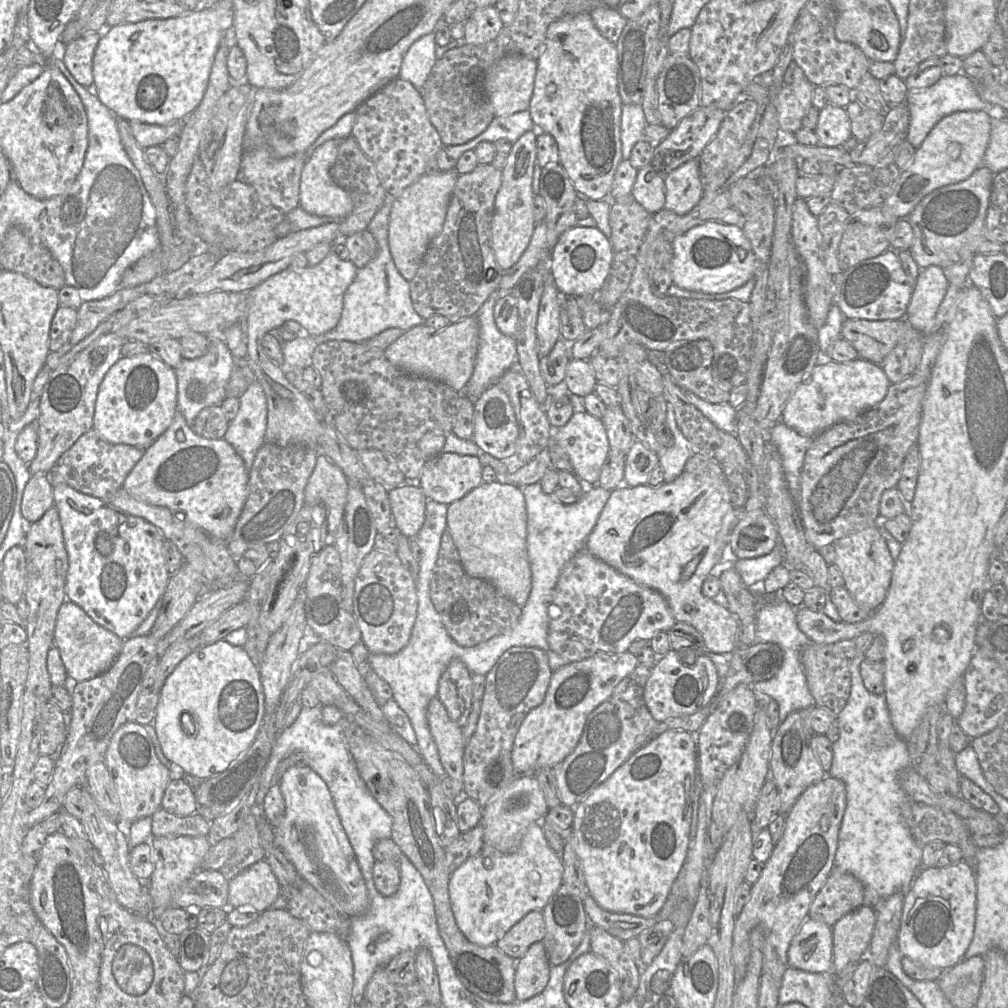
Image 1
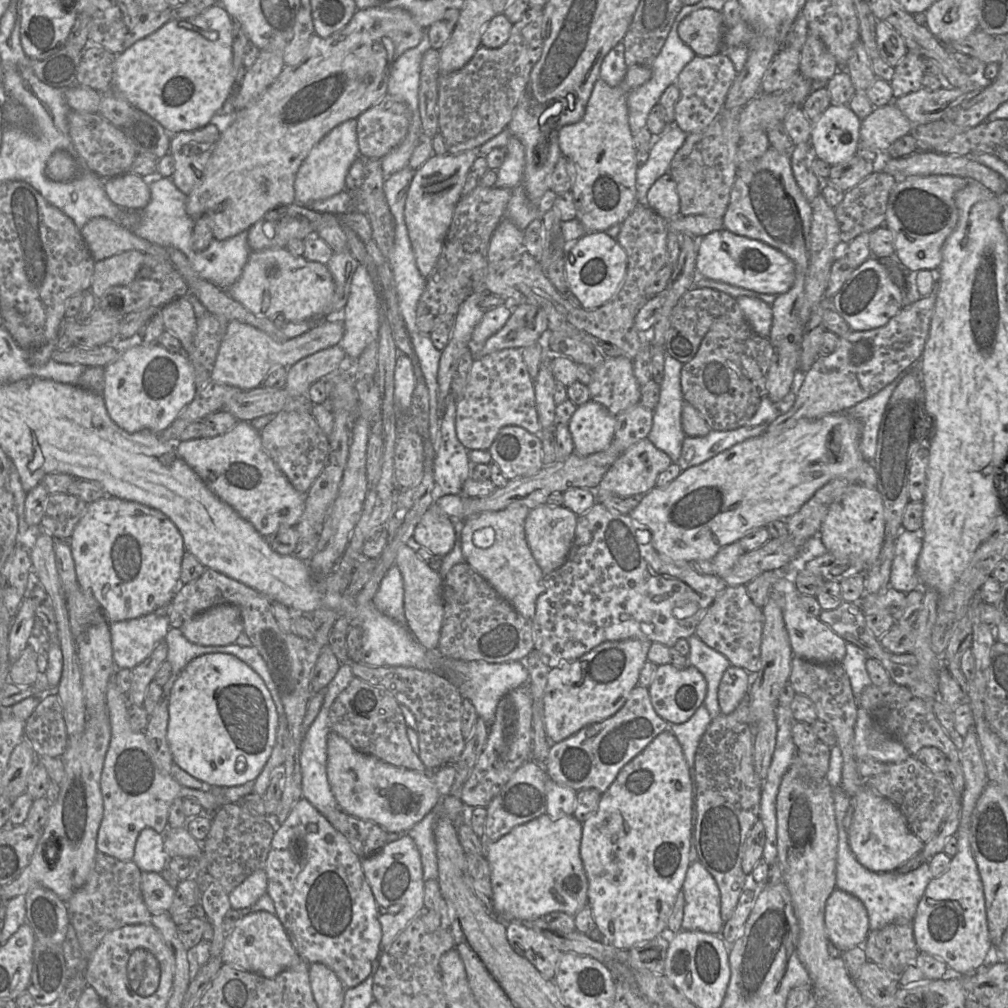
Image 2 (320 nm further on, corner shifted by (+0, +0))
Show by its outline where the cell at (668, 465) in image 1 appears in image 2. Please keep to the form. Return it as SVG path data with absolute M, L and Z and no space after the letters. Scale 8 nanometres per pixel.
M667 354L660 399L654 410L653 425L647 439L677 463L686 437L682 429L684 397L681 389L683 363Z

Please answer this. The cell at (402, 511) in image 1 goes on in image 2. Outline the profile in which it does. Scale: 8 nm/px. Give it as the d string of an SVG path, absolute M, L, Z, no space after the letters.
M433 503L417 524L413 537L437 557L444 557L454 548L454 520Z

